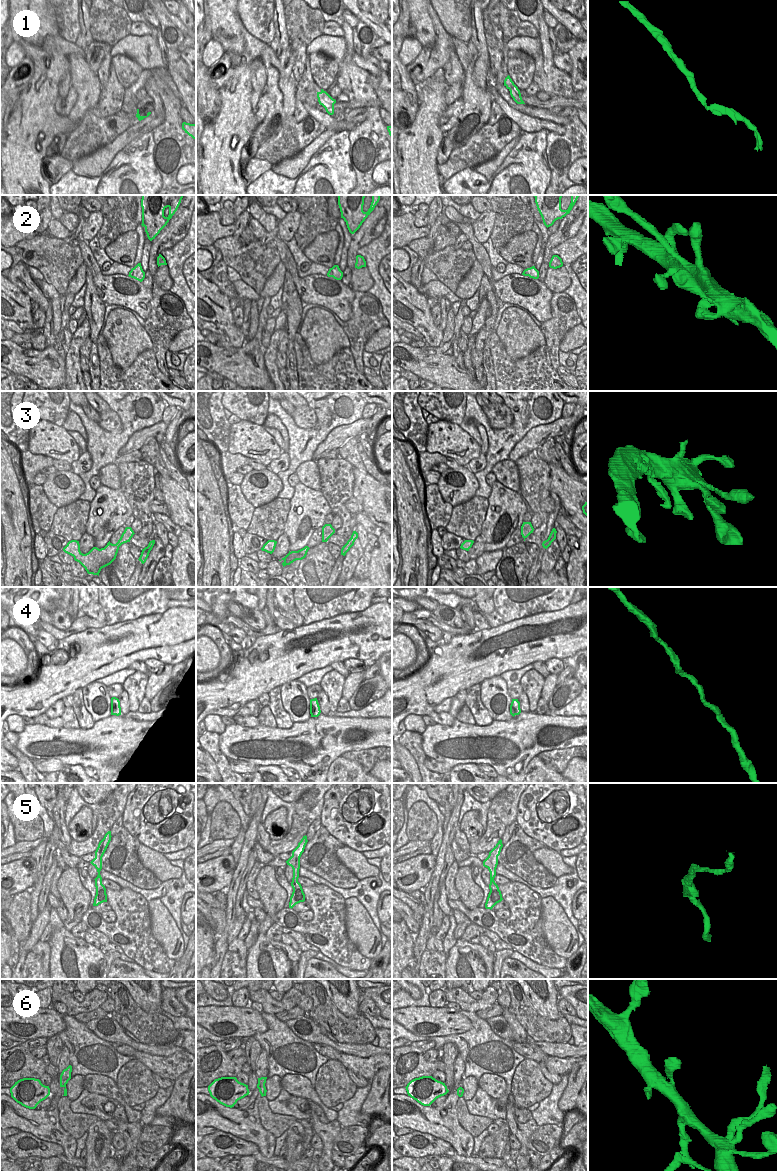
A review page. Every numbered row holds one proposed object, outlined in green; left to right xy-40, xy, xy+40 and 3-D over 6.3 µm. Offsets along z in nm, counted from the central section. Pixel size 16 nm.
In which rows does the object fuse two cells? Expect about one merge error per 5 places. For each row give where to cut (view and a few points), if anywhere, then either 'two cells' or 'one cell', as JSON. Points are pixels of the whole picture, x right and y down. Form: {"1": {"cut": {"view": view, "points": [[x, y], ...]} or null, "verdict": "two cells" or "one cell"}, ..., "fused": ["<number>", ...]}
{"1": {"cut": null, "verdict": "one cell"}, "2": {"cut": {"view": "xy", "points": [[327, 274], [334, 274], [339, 279]]}, "verdict": "two cells"}, "3": {"cut": null, "verdict": "one cell"}, "4": {"cut": null, "verdict": "one cell"}, "5": {"cut": null, "verdict": "one cell"}, "6": {"cut": null, "verdict": "one cell"}, "fused": ["2"]}

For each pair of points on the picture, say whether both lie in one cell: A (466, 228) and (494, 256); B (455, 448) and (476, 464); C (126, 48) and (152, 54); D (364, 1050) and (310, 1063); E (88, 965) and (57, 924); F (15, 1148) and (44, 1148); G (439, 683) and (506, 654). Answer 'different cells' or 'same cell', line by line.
A: different cells
B: different cells
C: same cell
D: different cells
E: same cell
F: same cell
G: same cell

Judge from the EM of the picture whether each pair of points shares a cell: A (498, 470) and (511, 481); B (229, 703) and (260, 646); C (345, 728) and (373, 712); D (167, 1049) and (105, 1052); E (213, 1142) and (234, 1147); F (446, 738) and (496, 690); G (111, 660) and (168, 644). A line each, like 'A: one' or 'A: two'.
A: one
B: one
C: two
D: two
E: one
F: two
G: one

